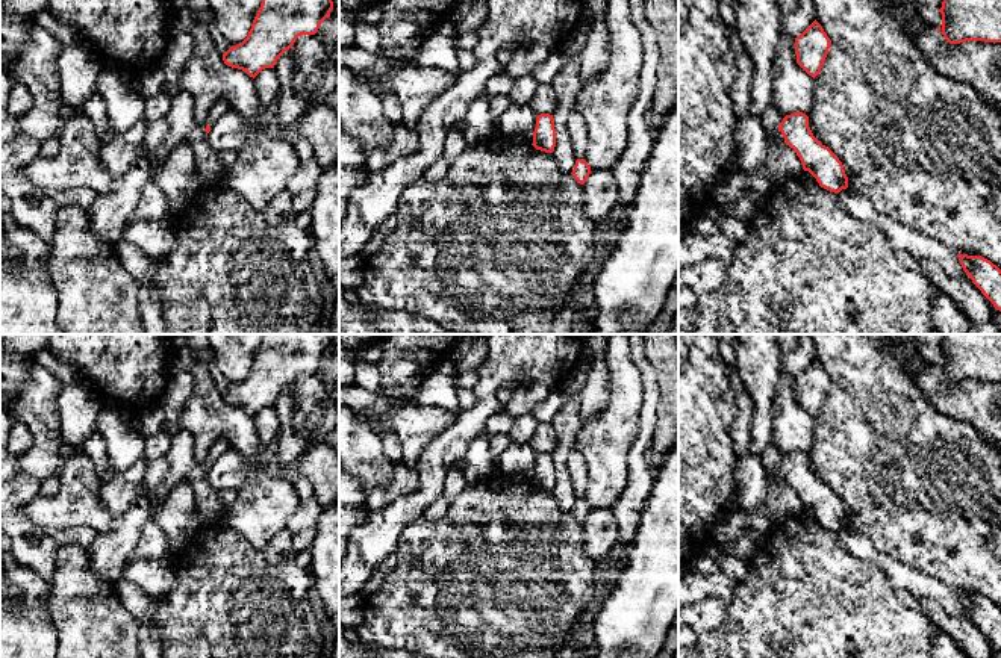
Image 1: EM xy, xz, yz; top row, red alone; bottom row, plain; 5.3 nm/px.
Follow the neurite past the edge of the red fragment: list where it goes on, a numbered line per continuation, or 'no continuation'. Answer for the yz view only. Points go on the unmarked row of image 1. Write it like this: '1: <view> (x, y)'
no continuation

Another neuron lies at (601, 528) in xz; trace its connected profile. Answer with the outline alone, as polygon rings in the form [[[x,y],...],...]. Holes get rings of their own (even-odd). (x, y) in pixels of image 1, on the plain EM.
[[[591,508],[585,526],[585,551],[598,564],[603,564],[615,546],[619,525],[612,508]]]

